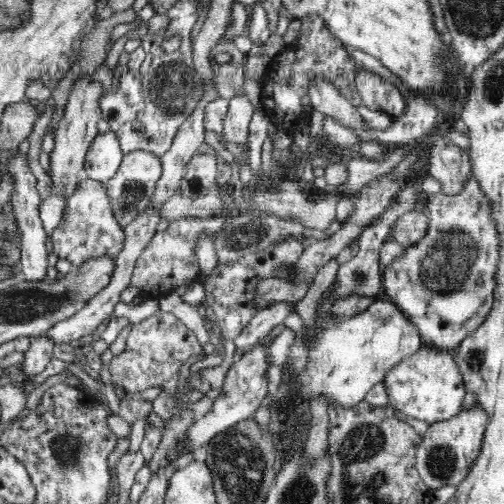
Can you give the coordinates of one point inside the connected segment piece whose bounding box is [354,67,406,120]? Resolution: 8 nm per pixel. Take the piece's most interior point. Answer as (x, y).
(376, 93)

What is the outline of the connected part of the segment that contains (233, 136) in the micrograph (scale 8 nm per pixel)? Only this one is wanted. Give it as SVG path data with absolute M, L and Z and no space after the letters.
M244 93L233 96L229 100L227 115L224 120L224 130L218 135L222 144L226 141L236 143L247 150L248 124L256 107Z

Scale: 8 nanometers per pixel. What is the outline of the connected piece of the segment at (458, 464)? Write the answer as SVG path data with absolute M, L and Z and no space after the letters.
M475 404L468 410L462 408L460 414L450 420L442 420L428 426L416 456L418 474L428 489L433 492L443 486L458 487L461 484L480 454L488 422L488 414Z

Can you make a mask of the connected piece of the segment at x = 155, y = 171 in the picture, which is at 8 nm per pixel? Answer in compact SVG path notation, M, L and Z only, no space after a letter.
M136 150L123 156L122 164L117 173L105 184L110 197L115 219L120 226L125 227L142 211L143 205L155 193L157 180L162 172L162 161L154 154Z

